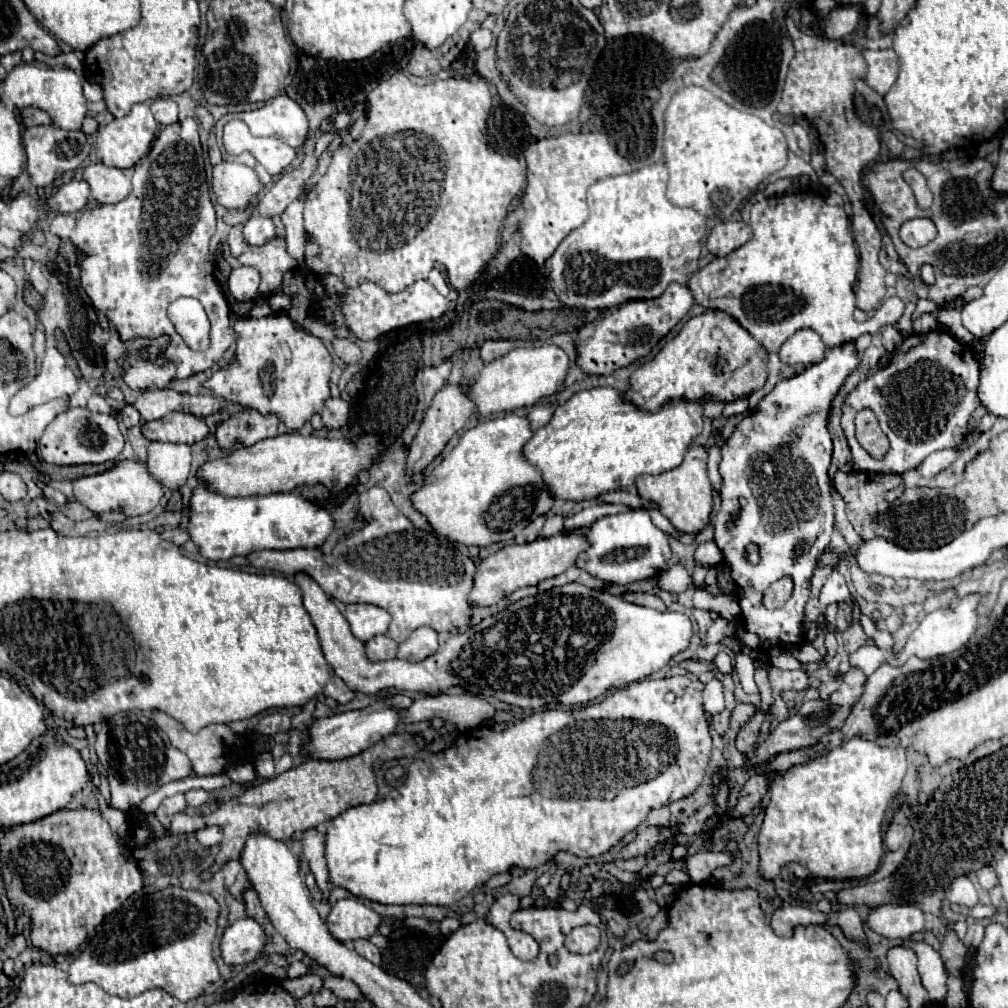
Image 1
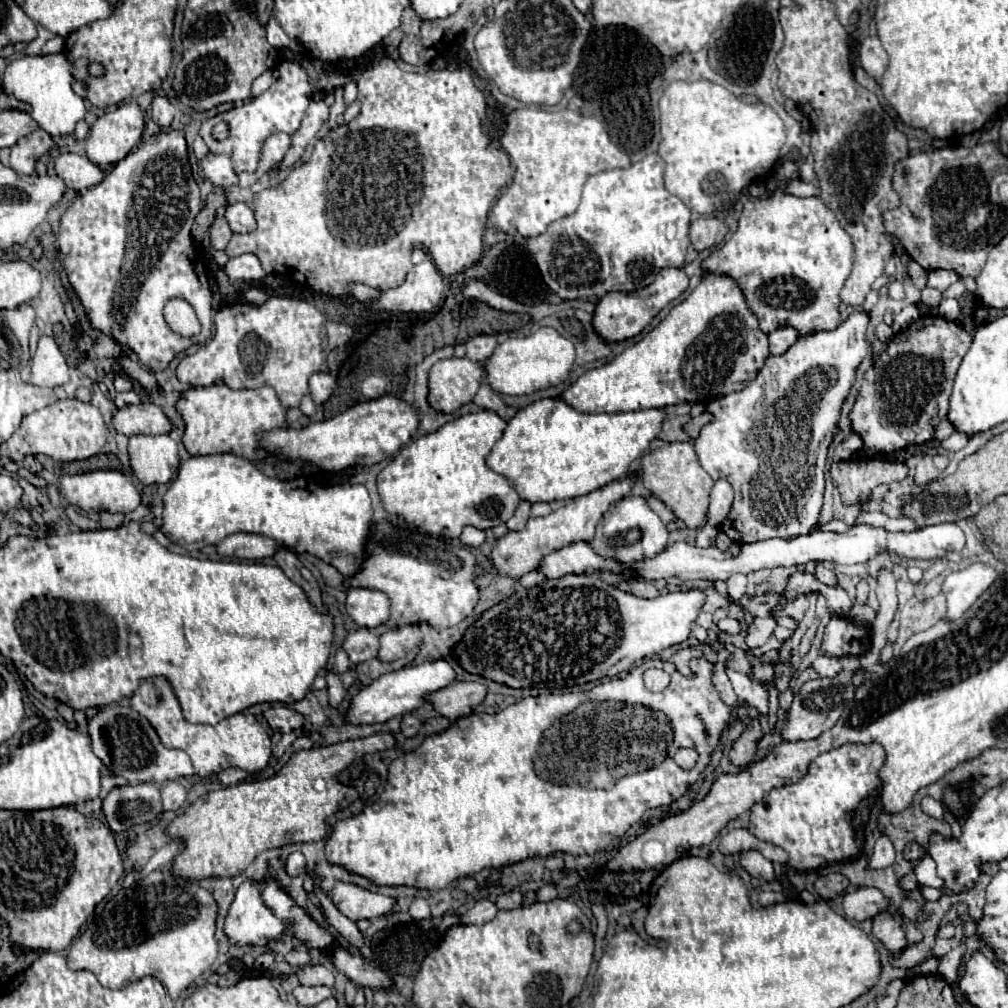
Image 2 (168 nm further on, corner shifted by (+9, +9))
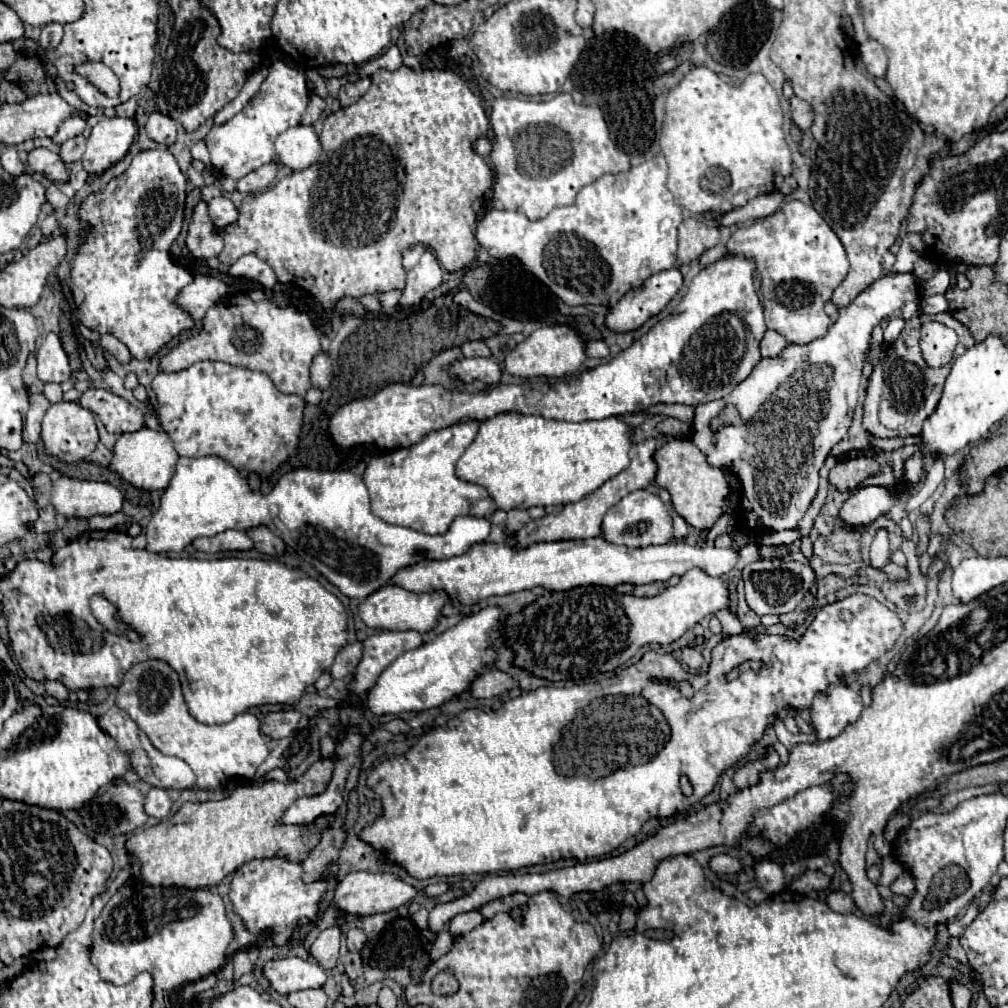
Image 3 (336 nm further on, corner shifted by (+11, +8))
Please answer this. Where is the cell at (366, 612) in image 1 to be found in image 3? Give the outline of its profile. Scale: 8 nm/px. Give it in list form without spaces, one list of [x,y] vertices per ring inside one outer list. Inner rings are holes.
[[[384,586],[376,592],[372,592],[372,596],[366,596],[364,600],[360,600],[358,604],[358,614],[362,618],[362,622],[370,628],[380,628],[380,630],[418,630],[418,632],[428,632],[434,628],[434,624],[438,622],[438,614],[440,608],[446,604],[446,596],[438,594],[438,592],[430,592],[430,594],[412,594],[404,588],[398,586]]]

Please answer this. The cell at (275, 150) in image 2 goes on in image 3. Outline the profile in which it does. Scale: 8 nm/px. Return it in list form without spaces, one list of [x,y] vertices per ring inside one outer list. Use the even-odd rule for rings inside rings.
[[[312,126],[288,128],[276,138],[274,148],[278,160],[292,170],[308,168],[312,162],[316,162],[320,154],[320,142]]]

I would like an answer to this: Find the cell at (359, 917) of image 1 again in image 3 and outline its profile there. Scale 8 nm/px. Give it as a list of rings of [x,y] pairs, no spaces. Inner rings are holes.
[[[352,872],[348,876],[344,876],[336,890],[334,890],[334,904],[354,916],[372,916],[372,914],[382,914],[382,912],[390,912],[396,910],[404,904],[408,904],[412,898],[416,896],[416,890],[398,880],[394,874],[370,874],[370,872]]]

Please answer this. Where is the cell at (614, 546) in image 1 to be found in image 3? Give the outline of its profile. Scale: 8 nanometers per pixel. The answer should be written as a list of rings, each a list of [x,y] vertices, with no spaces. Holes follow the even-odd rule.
[[[636,490],[624,496],[616,506],[612,506],[602,520],[600,538],[610,544],[620,544],[628,548],[646,548],[652,544],[666,544],[672,540],[672,518],[662,500],[646,490]]]

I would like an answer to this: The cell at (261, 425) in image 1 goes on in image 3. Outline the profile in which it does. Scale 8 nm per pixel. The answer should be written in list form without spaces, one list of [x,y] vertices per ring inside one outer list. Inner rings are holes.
[[[196,362],[182,372],[160,372],[152,382],[152,390],[158,398],[160,424],[180,456],[220,456],[238,470],[268,476],[282,466],[298,446],[304,398],[282,394],[262,372],[250,372],[224,362]]]

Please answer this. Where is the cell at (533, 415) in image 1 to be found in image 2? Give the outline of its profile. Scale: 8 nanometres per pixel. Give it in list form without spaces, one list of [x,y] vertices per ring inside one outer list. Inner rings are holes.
[[[482,383],[482,385],[480,385],[478,393],[474,395],[474,403],[480,405],[480,407],[484,407],[484,409],[496,411],[502,419],[510,419],[510,415],[516,413],[516,409],[508,407],[508,405],[500,399],[500,395],[492,391],[492,387],[490,387],[488,383]]]

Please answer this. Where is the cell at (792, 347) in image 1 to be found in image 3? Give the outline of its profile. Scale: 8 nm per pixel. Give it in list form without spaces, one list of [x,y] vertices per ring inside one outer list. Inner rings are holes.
[[[766,330],[760,348],[762,348],[762,356],[780,356],[780,352],[788,346],[788,340],[784,340],[784,336],[780,336],[776,330]]]

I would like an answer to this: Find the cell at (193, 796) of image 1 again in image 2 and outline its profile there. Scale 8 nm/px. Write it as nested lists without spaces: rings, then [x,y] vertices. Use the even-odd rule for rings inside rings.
[[[178,781],[166,783],[160,793],[162,793],[164,811],[178,811],[186,801],[186,789]]]

